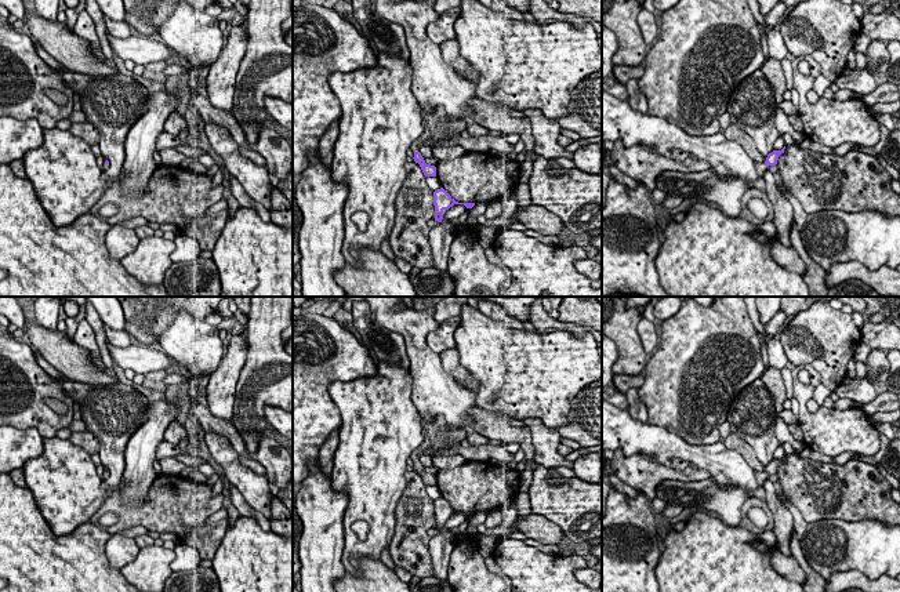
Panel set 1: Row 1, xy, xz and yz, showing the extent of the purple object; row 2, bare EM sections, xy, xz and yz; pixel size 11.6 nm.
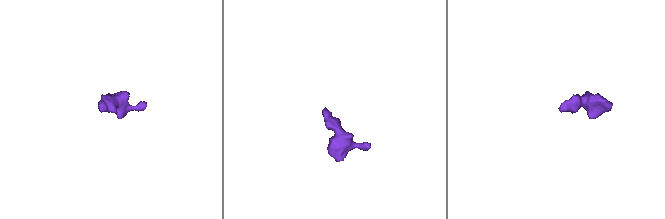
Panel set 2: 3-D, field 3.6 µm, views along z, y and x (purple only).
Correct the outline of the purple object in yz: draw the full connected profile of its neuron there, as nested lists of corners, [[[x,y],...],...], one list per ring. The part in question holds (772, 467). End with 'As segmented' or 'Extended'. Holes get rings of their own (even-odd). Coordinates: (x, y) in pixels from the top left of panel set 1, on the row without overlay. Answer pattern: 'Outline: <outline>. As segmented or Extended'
Outline: [[[785,455],[781,460],[773,460],[772,462],[769,462],[765,472],[755,472],[758,484],[763,486],[763,482],[769,475],[776,475],[779,465],[784,462],[784,458]]]. Extended

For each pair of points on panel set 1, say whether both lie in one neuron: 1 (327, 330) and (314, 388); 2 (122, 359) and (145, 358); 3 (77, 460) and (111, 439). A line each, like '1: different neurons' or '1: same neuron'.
1: same neuron
2: same neuron
3: different neurons

